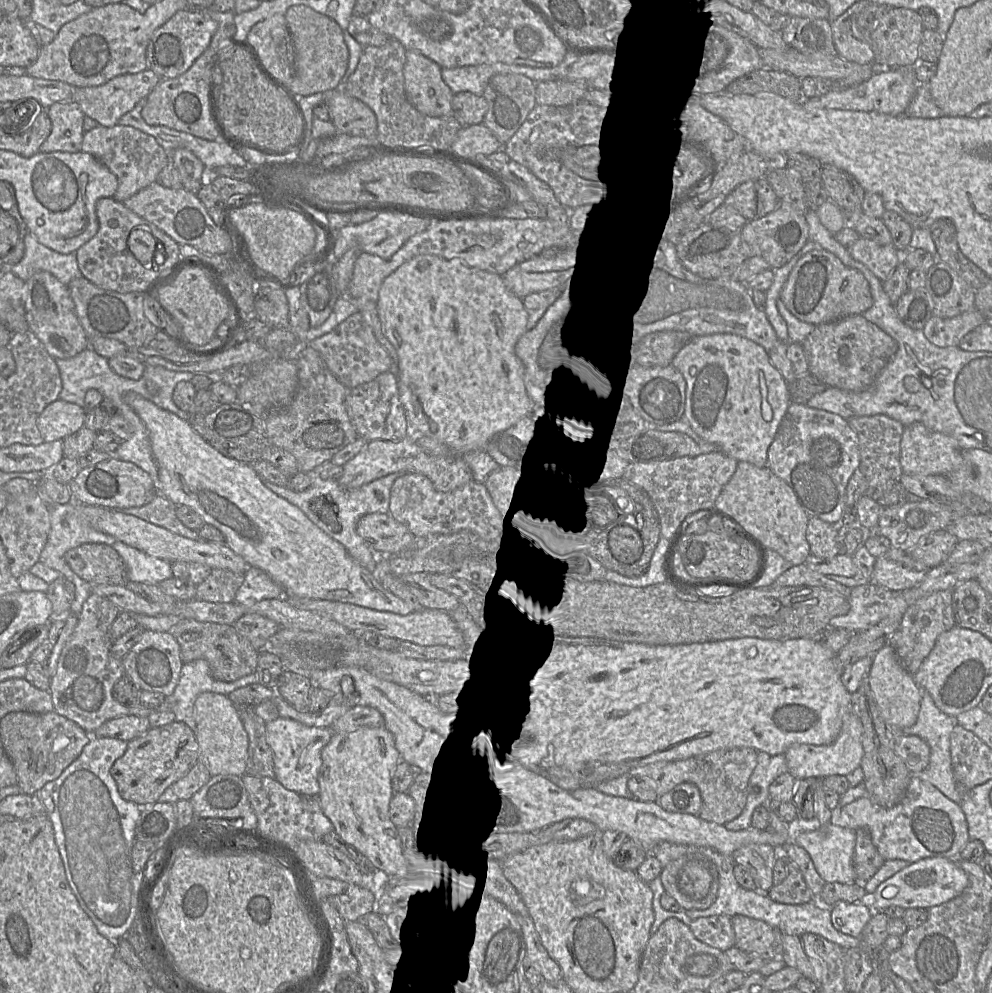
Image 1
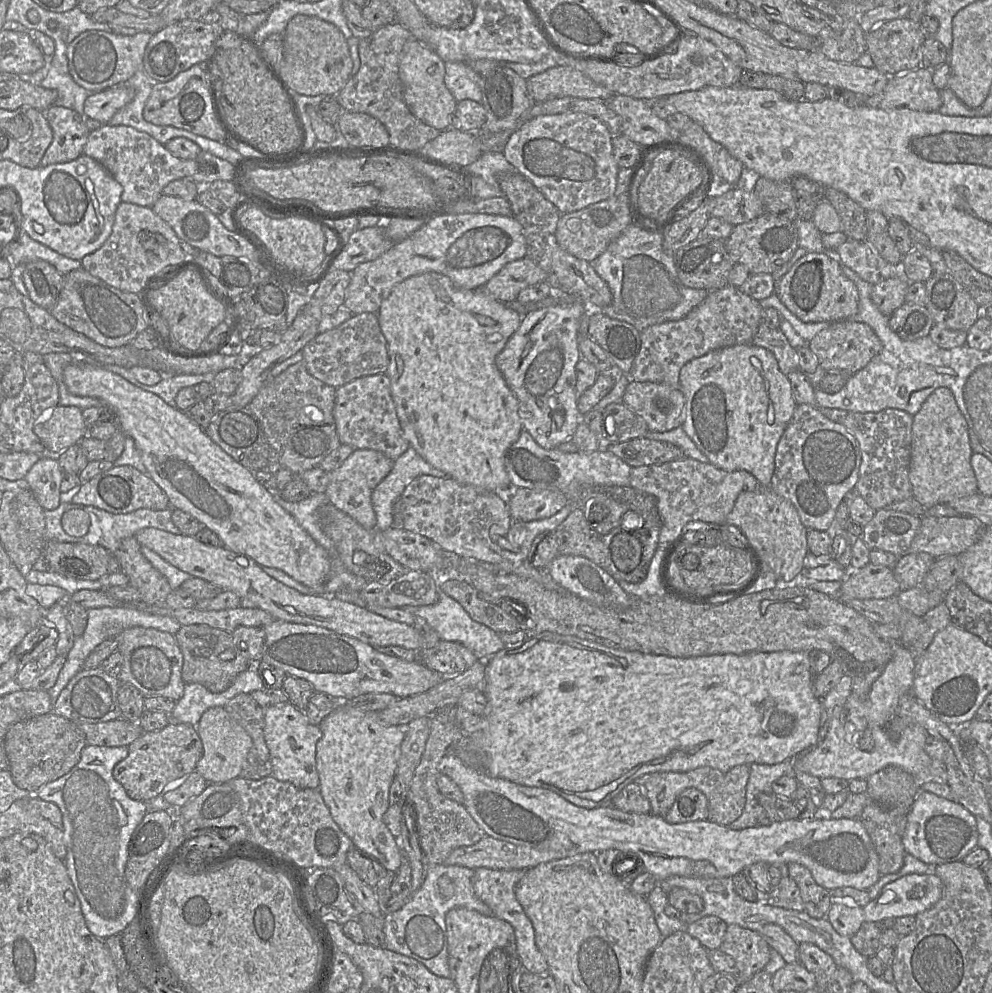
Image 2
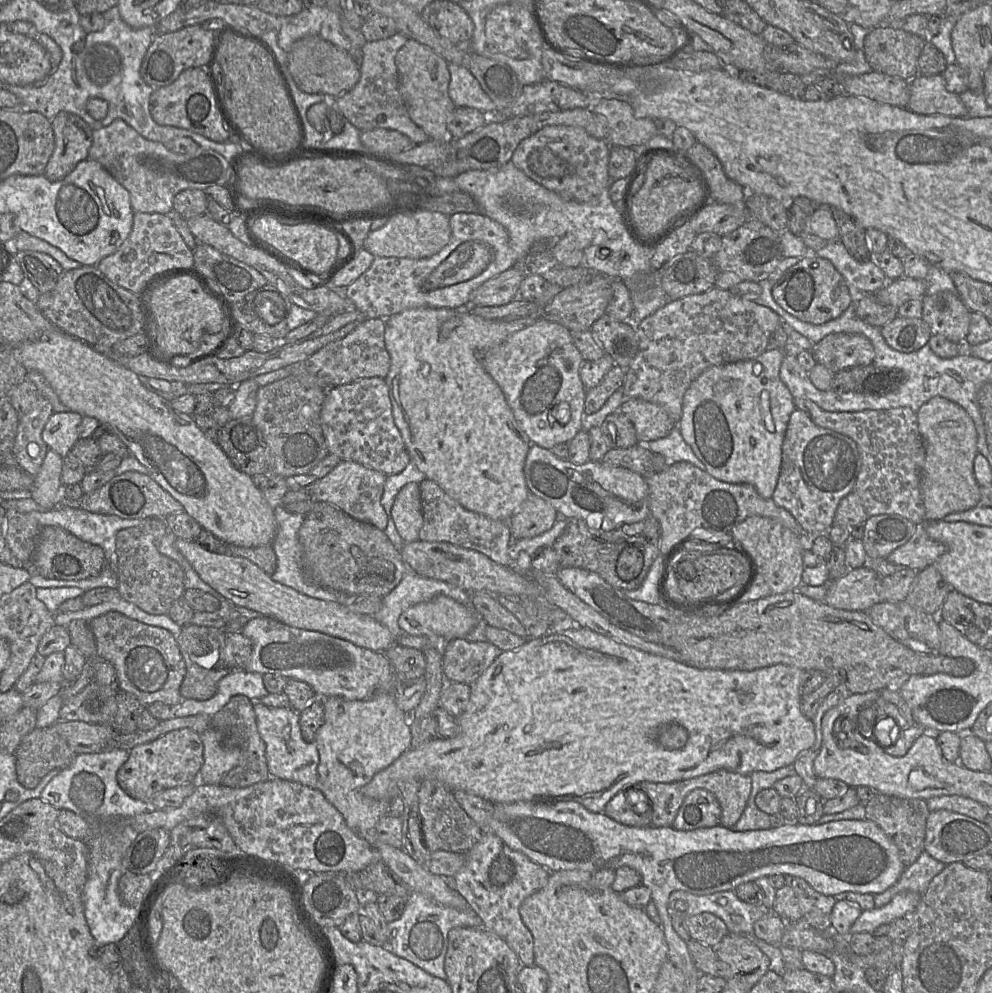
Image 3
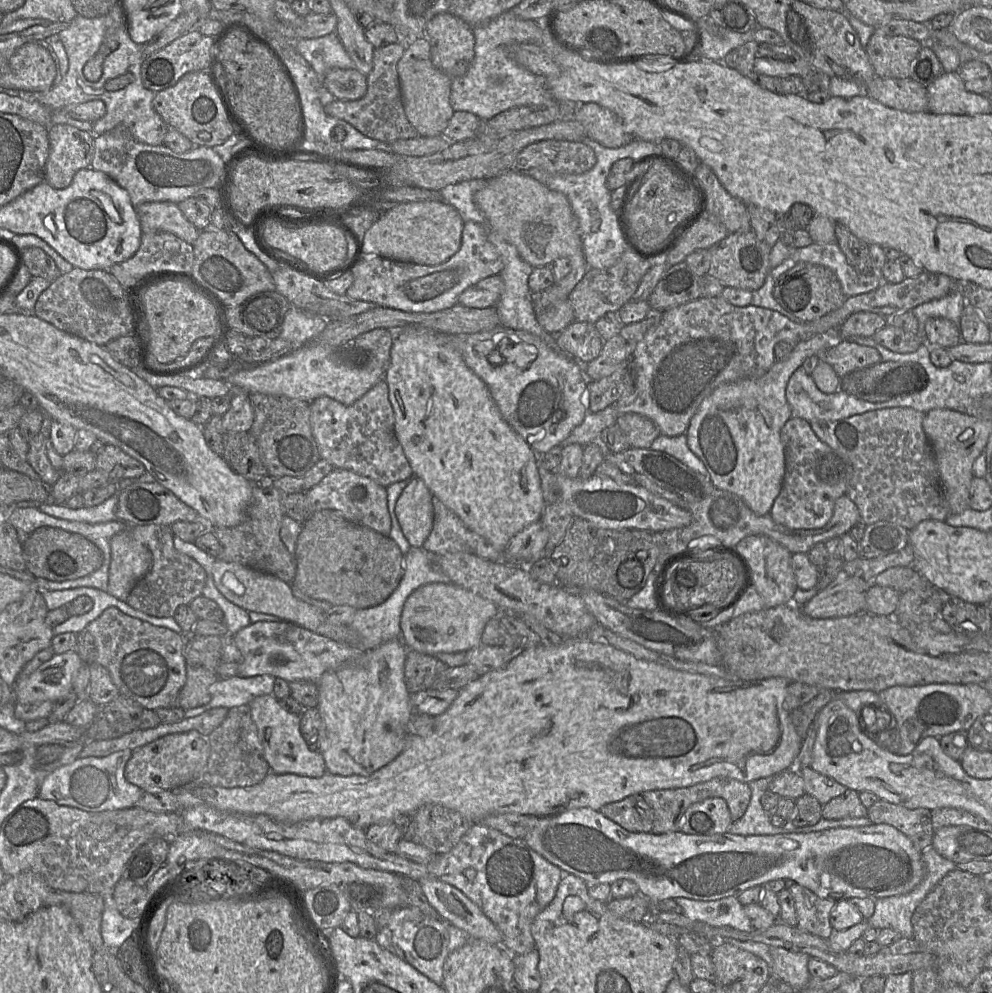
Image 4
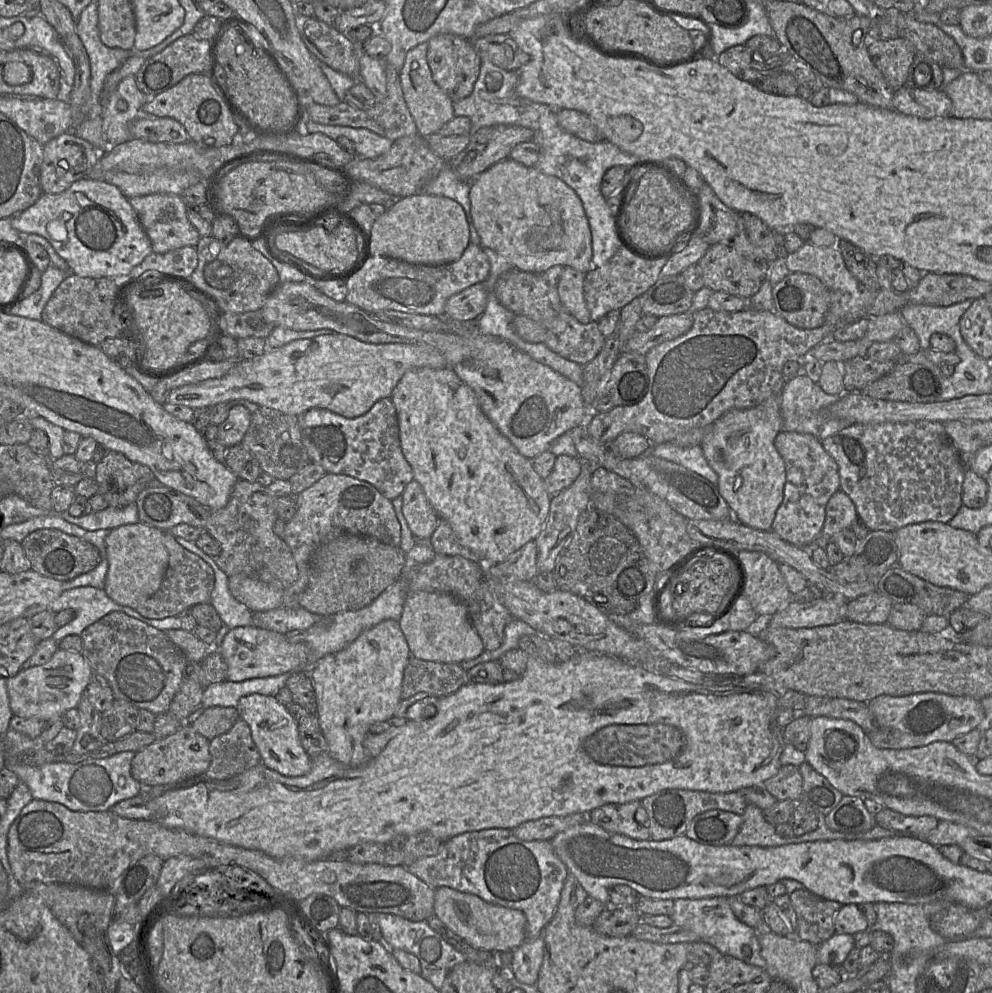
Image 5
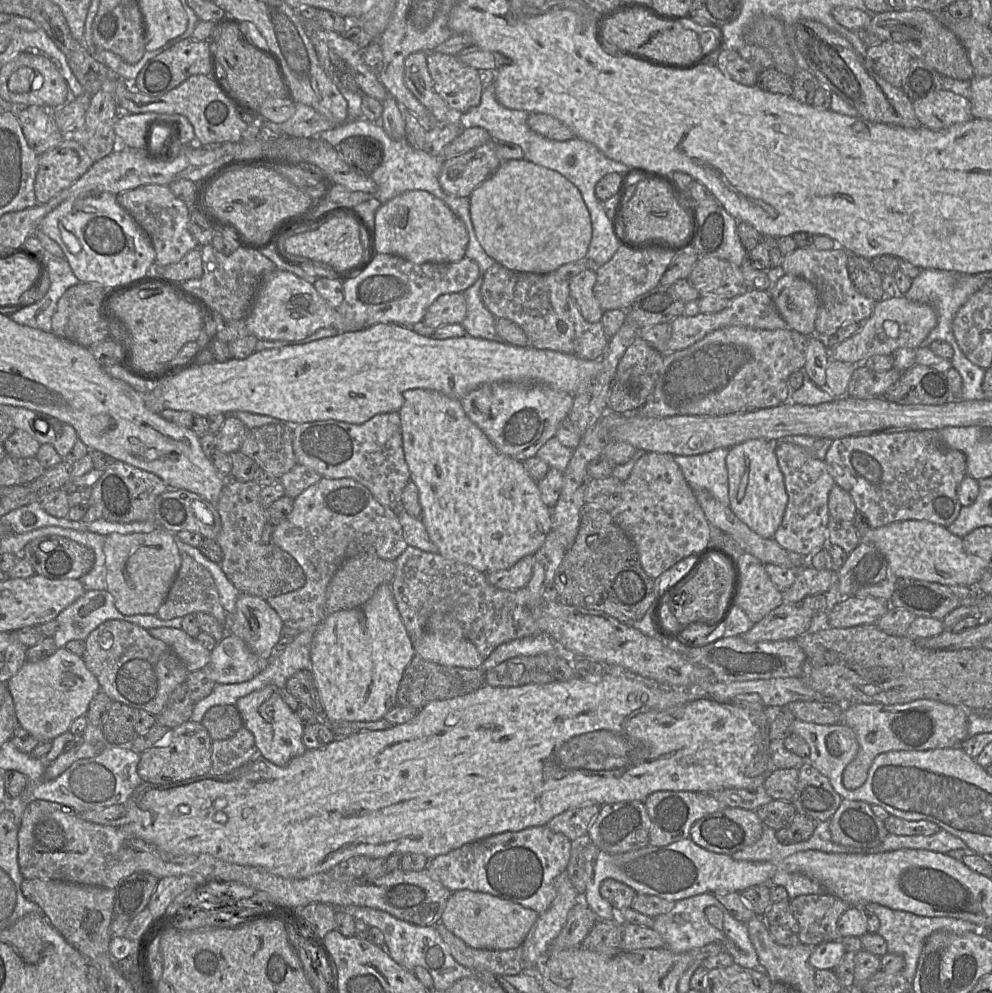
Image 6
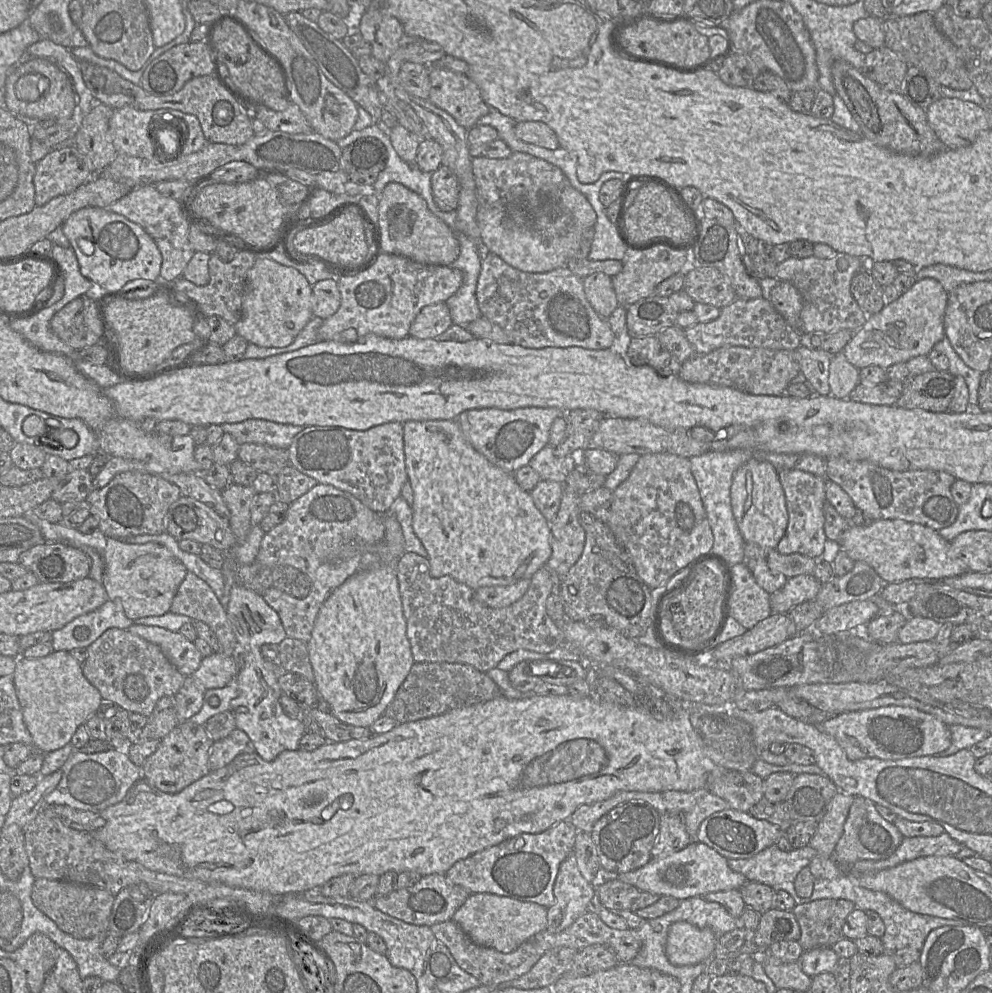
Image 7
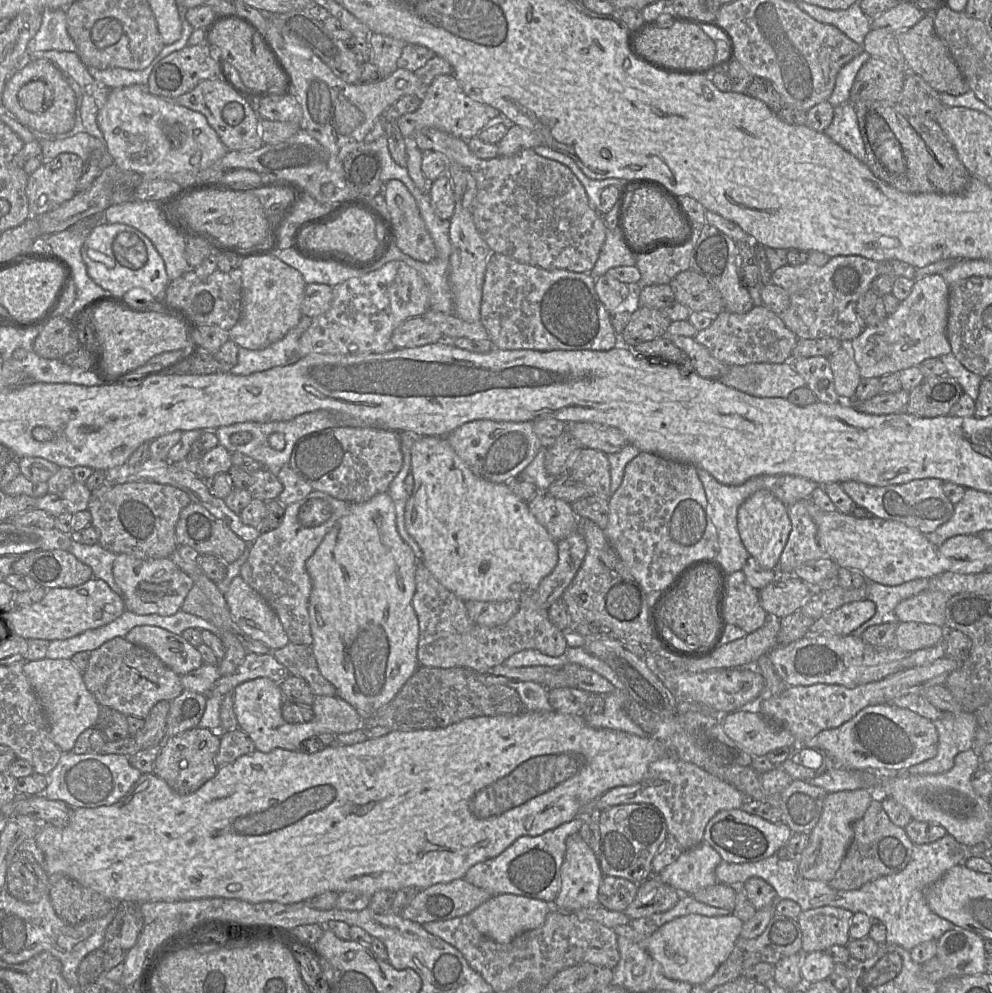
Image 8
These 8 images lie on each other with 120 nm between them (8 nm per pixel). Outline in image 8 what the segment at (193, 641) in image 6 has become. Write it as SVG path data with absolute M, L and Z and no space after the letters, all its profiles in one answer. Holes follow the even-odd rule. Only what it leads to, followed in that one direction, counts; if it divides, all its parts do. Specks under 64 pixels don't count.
M136 626L127 633L125 639L151 651L179 676L196 670L203 664L196 647L181 635L157 626Z

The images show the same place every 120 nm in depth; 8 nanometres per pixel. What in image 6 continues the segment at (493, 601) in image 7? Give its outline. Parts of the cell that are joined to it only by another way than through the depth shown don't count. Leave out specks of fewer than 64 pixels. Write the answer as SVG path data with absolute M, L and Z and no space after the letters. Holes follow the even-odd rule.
M535 554L526 555L509 569L487 574L488 582L503 590L515 591L524 588L532 578Z

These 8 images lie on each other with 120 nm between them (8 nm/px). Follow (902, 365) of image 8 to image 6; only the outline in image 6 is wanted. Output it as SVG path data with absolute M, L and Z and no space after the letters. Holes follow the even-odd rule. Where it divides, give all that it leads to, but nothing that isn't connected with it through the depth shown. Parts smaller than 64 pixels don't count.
M904 295L883 298L854 335L830 349L830 358L858 365L874 355L892 355L902 347L917 349L936 325L937 314L930 305L910 301Z

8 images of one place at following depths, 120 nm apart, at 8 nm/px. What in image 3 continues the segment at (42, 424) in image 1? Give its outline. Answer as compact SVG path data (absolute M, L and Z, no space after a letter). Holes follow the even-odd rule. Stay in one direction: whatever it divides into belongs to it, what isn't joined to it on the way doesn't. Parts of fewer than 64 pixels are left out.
M53 412L42 431L42 440L62 458L67 456L78 438L82 415L77 412Z

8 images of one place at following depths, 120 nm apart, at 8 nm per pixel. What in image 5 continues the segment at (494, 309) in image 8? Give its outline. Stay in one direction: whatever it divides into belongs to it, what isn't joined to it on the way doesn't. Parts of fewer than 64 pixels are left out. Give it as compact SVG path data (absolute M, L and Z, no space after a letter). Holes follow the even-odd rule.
M512 268L500 275L494 288L499 302L515 315L523 315L540 323L546 329L545 344L555 353L585 366L602 349L606 338L598 328L598 322L582 324L563 306L556 286L550 285L542 274Z

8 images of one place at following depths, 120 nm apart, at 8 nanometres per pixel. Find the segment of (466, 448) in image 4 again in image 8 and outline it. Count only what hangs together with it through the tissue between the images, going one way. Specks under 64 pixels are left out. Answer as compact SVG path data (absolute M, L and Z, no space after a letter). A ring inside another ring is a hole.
M421 435L411 448L411 471L414 477L414 488L405 507L405 527L408 533L419 544L423 558L419 559L433 576L449 591L454 593L463 601L505 601L524 599L535 592L543 578L549 575L558 562L558 549L556 541L550 536L544 526L542 526L530 512L528 502L522 500L511 491L506 483L492 483L476 476L463 460L455 453L446 437Z

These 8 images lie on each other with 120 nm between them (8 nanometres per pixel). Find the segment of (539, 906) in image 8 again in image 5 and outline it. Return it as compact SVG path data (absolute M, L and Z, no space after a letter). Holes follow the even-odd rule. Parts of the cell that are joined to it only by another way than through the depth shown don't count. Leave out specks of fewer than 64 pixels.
M450 887L435 889L434 915L474 948L492 953L511 952L526 939L527 920L522 911L491 904L474 894Z

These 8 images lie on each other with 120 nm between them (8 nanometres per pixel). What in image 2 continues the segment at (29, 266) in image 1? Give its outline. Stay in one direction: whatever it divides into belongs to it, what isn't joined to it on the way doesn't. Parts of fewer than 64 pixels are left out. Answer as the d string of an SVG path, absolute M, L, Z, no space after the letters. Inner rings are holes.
M23 228L19 230L18 241L12 241L3 248L3 255L10 259L14 271L17 271L16 269L21 269L29 262L37 260L48 262L62 275L82 268L80 260L65 257L33 240Z

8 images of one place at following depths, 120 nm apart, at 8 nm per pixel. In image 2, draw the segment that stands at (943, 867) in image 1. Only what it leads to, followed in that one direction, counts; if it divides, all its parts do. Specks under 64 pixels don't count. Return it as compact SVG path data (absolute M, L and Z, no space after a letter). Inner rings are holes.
M934 873L909 874L886 884L878 896L863 907L866 922L916 916L942 897L943 884Z

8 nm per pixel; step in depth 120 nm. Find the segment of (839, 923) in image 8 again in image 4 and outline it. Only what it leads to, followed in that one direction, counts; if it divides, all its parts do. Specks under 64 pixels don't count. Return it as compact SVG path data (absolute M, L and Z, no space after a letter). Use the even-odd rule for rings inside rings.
M794 883L789 891L797 912L796 927L806 933L829 939L834 932L830 924L830 913L837 900L822 899L797 883Z

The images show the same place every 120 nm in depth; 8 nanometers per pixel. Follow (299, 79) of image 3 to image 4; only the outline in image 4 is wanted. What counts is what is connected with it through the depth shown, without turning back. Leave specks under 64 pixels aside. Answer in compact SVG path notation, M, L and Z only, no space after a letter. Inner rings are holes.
M333 68L323 78L322 85L337 100L358 100L367 92L367 76L356 68Z

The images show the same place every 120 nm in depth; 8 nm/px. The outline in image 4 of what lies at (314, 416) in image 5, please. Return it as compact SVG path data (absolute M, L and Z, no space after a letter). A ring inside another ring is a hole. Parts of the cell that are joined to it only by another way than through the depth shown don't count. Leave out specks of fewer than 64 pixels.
M385 379L376 383L352 405L321 396L310 404L310 424L321 459L336 469L368 477L387 488L414 475L395 434L395 417Z

